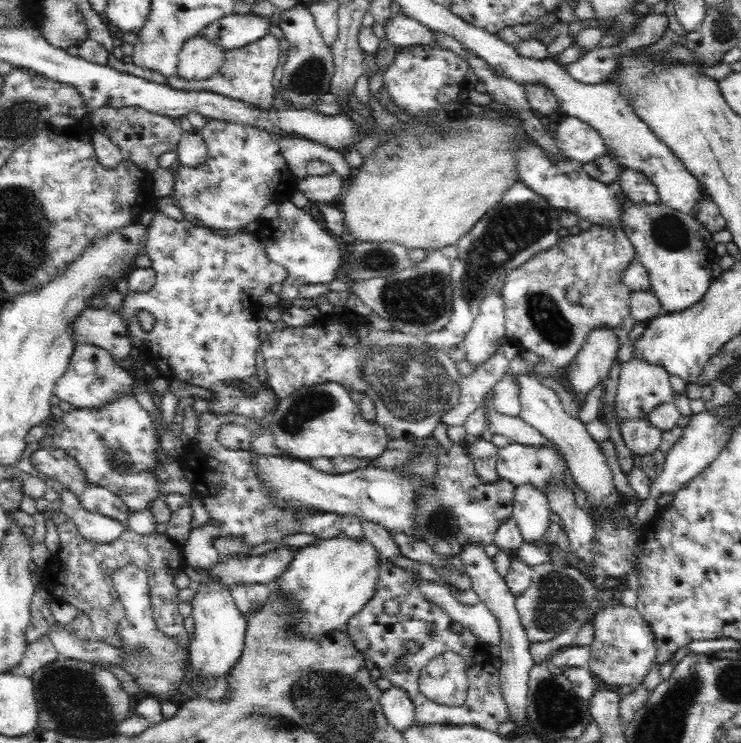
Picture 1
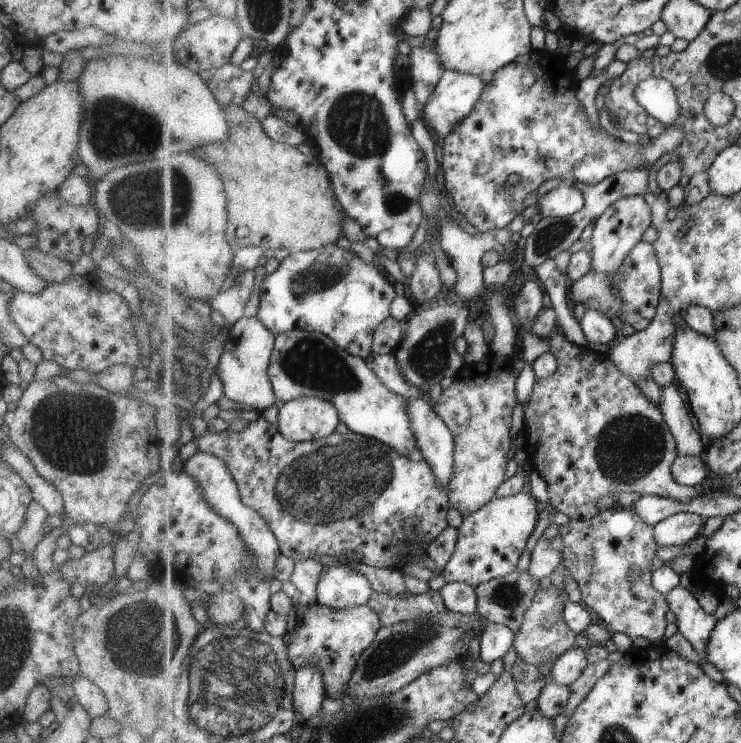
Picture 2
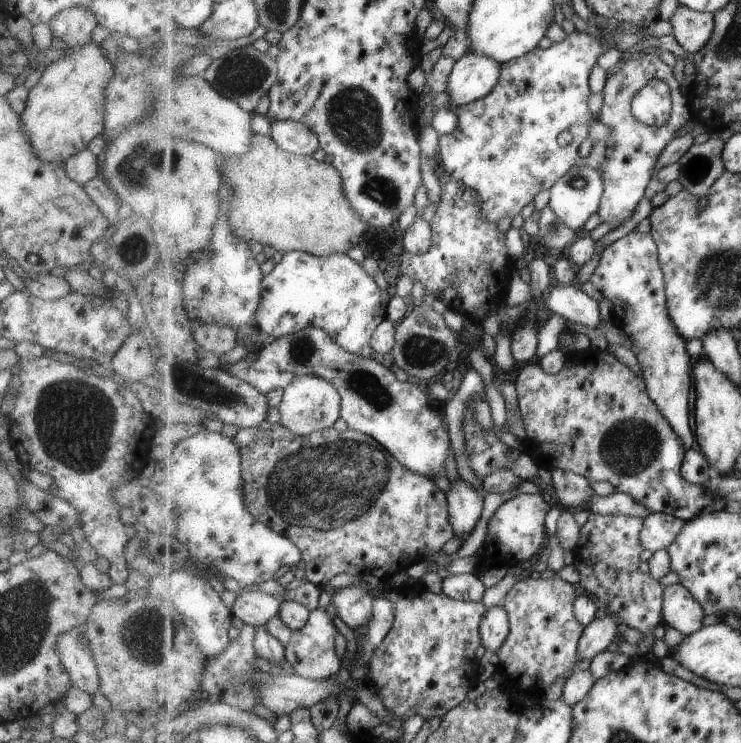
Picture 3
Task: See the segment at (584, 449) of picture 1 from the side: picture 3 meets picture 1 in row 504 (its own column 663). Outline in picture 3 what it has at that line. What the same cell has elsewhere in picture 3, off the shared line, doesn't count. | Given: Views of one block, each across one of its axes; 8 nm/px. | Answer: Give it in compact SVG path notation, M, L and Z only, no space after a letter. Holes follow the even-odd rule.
M680 583L665 587L663 594L664 624L679 631L683 636L690 636L703 627L705 612L695 596Z

